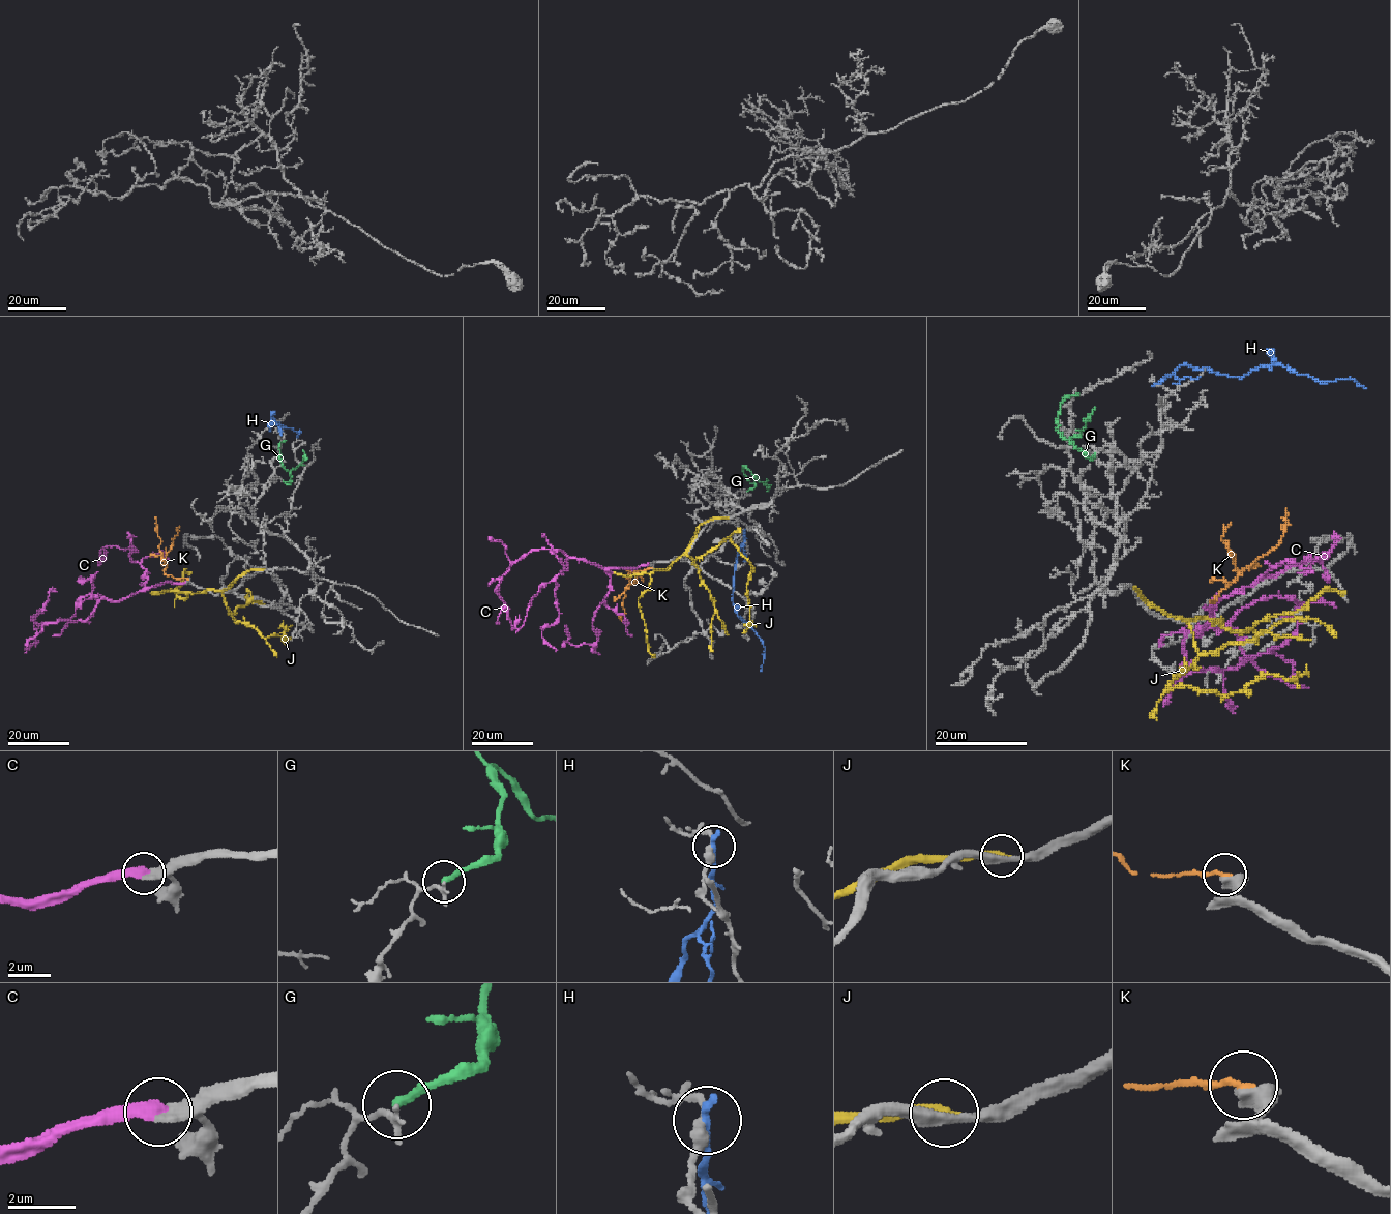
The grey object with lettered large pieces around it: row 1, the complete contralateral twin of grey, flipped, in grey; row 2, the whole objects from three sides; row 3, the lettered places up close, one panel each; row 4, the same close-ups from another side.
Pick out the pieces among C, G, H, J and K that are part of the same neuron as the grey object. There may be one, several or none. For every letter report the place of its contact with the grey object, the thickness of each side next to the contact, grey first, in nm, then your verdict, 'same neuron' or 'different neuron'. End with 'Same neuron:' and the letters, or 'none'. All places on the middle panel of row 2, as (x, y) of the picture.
C: meets grey at (648, 564); 280 nm thick on the grey side, 420 nm on the other; same neuron
G: meets grey at (746, 491); 240 nm thick on the grey side, 260 nm on the other; different neuron
H: meets grey at (744, 532); 280 nm thick on the grey side, 260 nm on the other; different neuron
J: meets grey at (727, 517); 360 nm thick on the grey side, 340 nm on the other; different neuron
K: meets grey at (650, 566); 440 nm thick on the grey side, 180 nm on the other; different neuron
Same neuron: C

